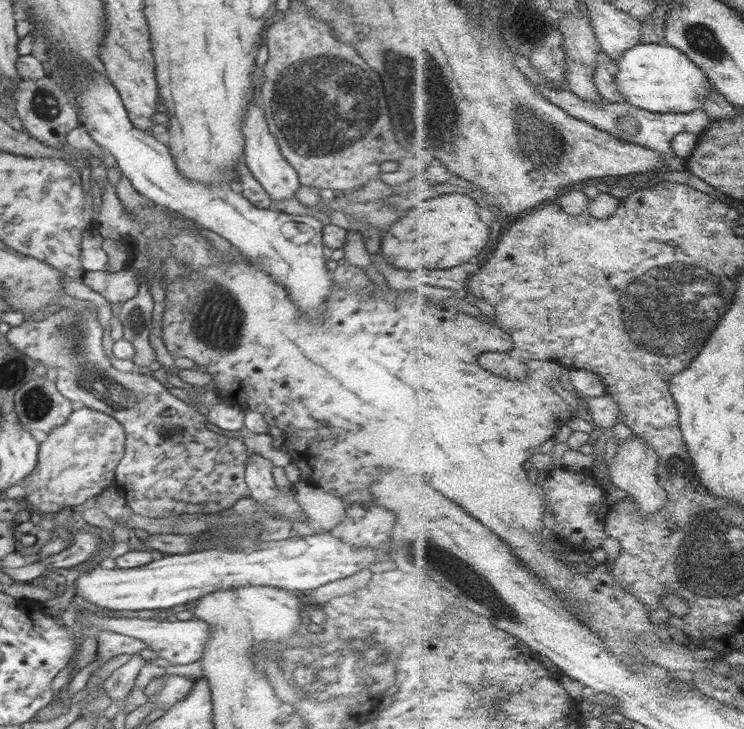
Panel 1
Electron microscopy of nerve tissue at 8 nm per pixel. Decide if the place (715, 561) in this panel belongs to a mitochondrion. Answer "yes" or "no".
yes

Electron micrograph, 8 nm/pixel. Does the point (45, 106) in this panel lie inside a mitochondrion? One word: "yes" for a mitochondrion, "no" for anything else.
yes

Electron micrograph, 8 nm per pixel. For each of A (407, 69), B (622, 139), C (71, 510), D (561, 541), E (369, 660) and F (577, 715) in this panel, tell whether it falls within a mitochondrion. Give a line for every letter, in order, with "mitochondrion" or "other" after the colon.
A: mitochondrion
B: other
C: other
D: other
E: mitochondrion
F: other

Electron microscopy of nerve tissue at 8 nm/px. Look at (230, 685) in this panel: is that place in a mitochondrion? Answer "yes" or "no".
no

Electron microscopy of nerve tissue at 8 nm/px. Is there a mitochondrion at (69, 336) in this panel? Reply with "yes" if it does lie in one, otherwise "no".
yes

